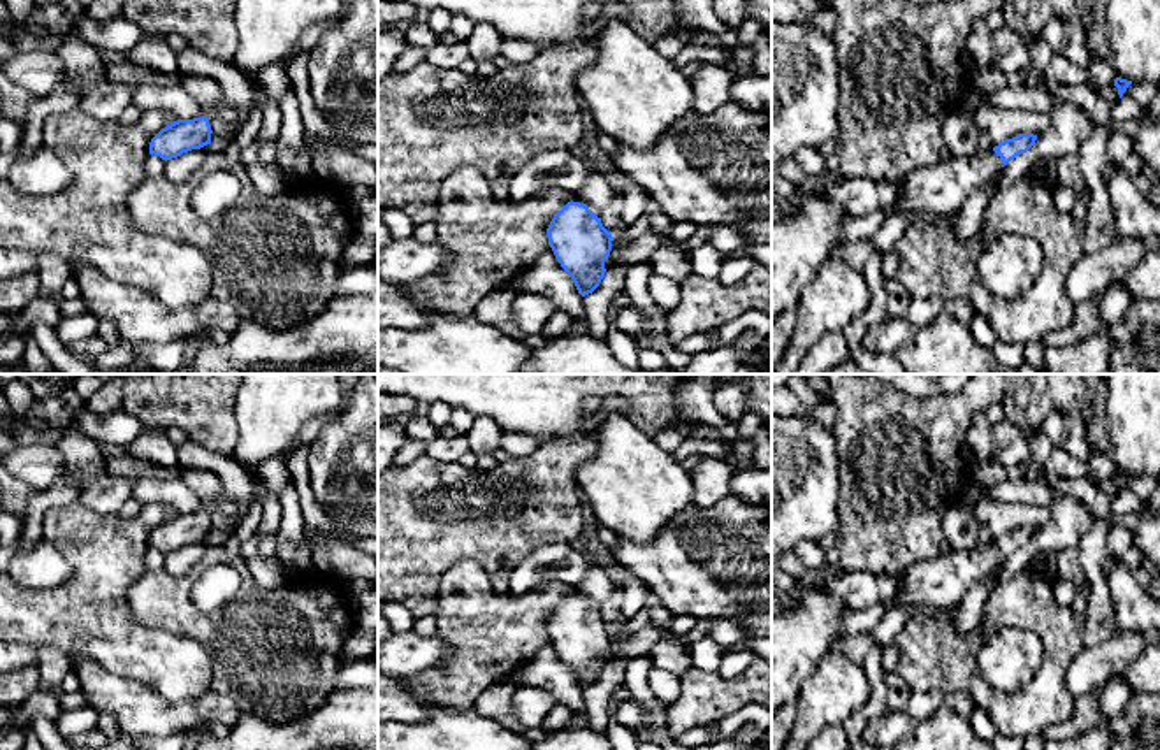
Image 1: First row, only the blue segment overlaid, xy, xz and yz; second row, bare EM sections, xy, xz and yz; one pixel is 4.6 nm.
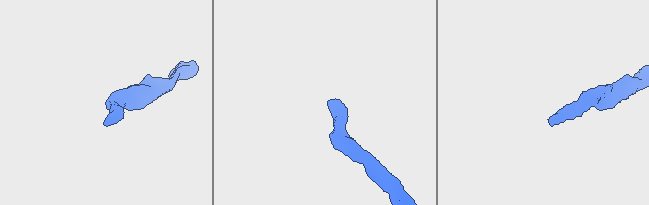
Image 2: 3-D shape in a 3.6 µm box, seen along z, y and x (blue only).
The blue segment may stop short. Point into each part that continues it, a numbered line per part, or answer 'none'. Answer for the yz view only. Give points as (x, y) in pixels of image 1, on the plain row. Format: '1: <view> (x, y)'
1: yz (941, 584)

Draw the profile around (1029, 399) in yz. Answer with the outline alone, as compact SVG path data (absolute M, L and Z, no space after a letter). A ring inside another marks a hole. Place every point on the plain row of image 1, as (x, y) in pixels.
M1004 374L1005 422L1023 432L1035 430L1051 413L1090 423L1102 374Z

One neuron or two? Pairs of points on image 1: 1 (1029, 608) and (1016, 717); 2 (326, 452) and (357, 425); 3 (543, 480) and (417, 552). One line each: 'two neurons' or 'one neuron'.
1: one neuron
2: one neuron
3: one neuron

